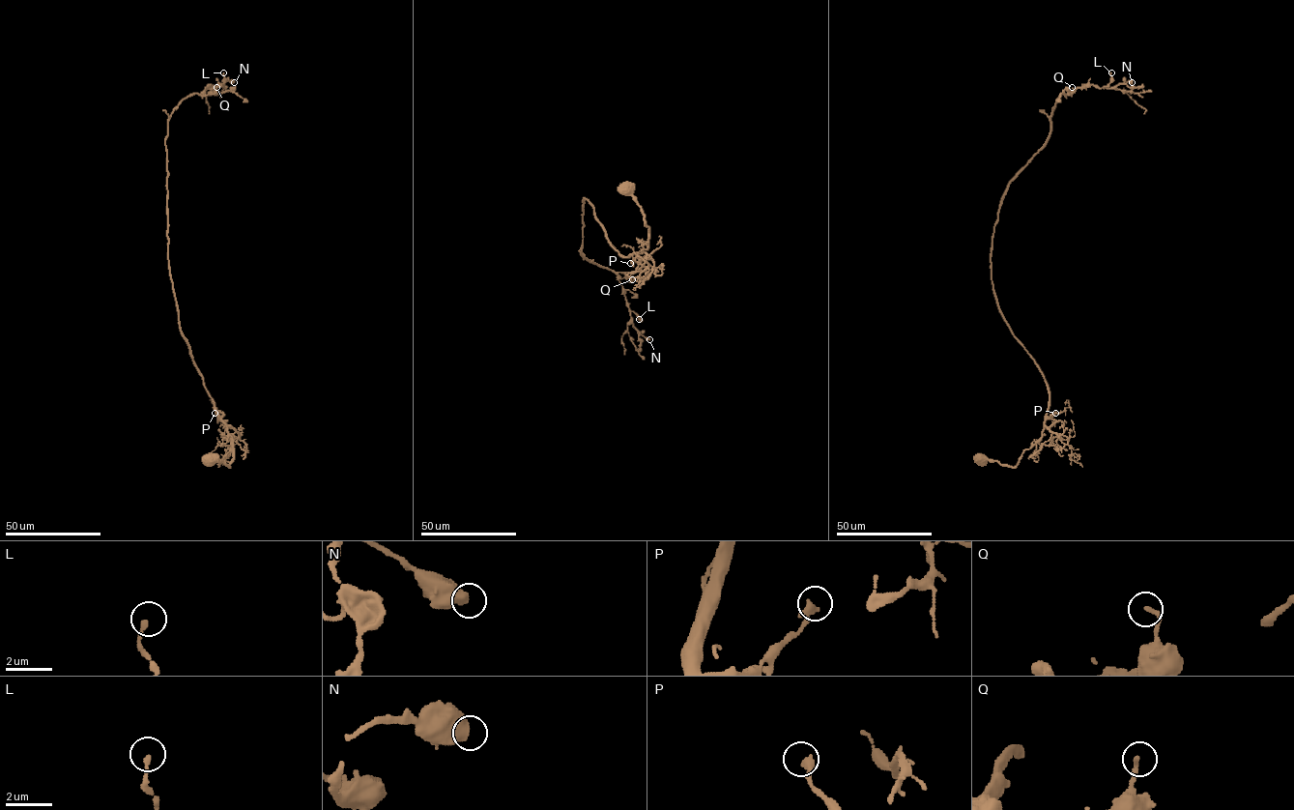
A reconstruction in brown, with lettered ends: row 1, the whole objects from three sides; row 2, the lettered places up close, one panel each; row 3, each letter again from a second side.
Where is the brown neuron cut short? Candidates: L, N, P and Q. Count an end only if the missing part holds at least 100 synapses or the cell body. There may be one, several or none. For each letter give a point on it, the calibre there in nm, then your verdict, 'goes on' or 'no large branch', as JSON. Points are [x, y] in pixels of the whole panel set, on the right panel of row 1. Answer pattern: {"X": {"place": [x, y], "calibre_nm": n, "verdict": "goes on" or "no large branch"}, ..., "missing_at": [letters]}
{"L": {"place": [1111, 72], "calibre_nm": 190, "verdict": "no large branch"}, "N": {"place": [1132, 82], "calibre_nm": 650, "verdict": "no large branch"}, "P": {"place": [1055, 413], "calibre_nm": 320, "verdict": "no large branch"}, "Q": {"place": [1072, 87], "calibre_nm": 190, "verdict": "no large branch"}, "missing_at": []}

